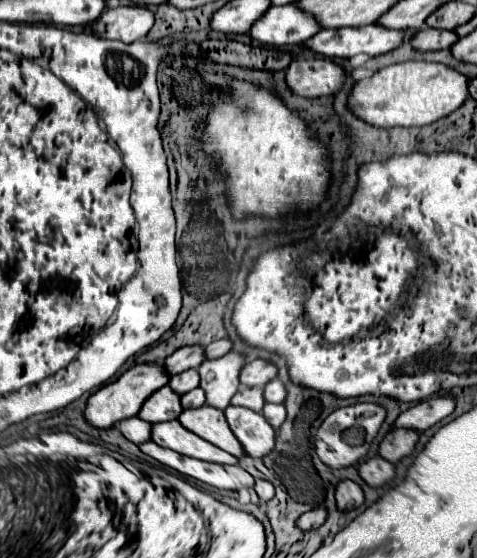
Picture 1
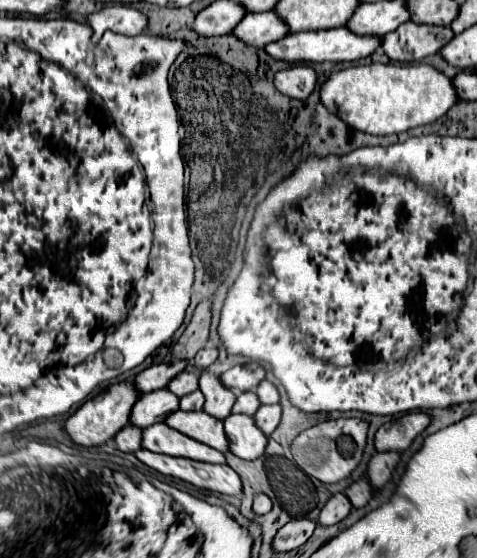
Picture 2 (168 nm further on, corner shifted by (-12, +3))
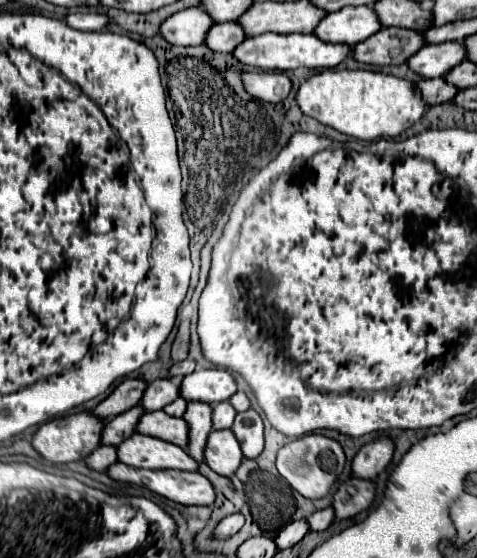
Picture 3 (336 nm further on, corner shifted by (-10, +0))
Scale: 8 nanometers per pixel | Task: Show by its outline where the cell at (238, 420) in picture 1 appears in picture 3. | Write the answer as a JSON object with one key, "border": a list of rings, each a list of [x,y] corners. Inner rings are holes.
{"border":[[[230,428],[212,430],[204,456],[214,472],[222,476],[232,476],[242,464],[242,446],[238,444],[238,438],[234,438],[234,432],[230,432]]]}

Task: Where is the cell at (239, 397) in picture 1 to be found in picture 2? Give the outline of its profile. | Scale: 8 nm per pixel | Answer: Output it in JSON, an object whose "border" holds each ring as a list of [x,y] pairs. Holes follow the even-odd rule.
{"border":[[[246,391],[246,393],[238,393],[236,403],[232,407],[232,413],[244,413],[244,415],[252,415],[256,413],[256,409],[260,407],[260,401],[256,401],[256,395]]]}

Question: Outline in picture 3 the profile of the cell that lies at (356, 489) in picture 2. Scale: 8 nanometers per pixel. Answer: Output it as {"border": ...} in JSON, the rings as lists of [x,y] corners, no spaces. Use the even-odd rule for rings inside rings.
{"border":[[[332,506],[324,508],[324,510],[316,510],[312,516],[310,516],[310,528],[316,532],[316,530],[326,530],[332,522],[336,520],[336,510]]]}

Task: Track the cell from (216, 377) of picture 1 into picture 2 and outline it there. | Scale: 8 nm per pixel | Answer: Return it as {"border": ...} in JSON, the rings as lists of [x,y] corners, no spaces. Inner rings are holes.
{"border":[[[208,369],[200,373],[200,387],[198,387],[204,395],[204,407],[202,411],[224,421],[224,417],[230,415],[232,409],[232,401],[236,399],[236,393],[232,393],[230,389],[224,389],[218,385],[218,375],[210,373]]]}

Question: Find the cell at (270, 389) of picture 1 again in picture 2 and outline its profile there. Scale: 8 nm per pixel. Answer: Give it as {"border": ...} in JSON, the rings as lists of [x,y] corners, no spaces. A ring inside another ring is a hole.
{"border":[[[260,381],[260,385],[256,387],[256,397],[262,405],[270,405],[270,403],[278,403],[278,389],[270,383],[270,381]]]}

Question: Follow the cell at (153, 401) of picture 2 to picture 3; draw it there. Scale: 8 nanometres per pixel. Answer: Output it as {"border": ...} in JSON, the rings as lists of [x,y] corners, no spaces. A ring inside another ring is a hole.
{"border":[[[134,406],[134,408],[130,408],[128,412],[118,414],[118,416],[114,416],[112,420],[108,420],[108,422],[106,422],[106,428],[104,428],[104,432],[102,432],[102,444],[112,444],[112,446],[122,444],[122,440],[130,438],[130,436],[136,432],[138,420],[140,420],[144,414],[146,414],[146,412],[142,412],[142,408]]]}

